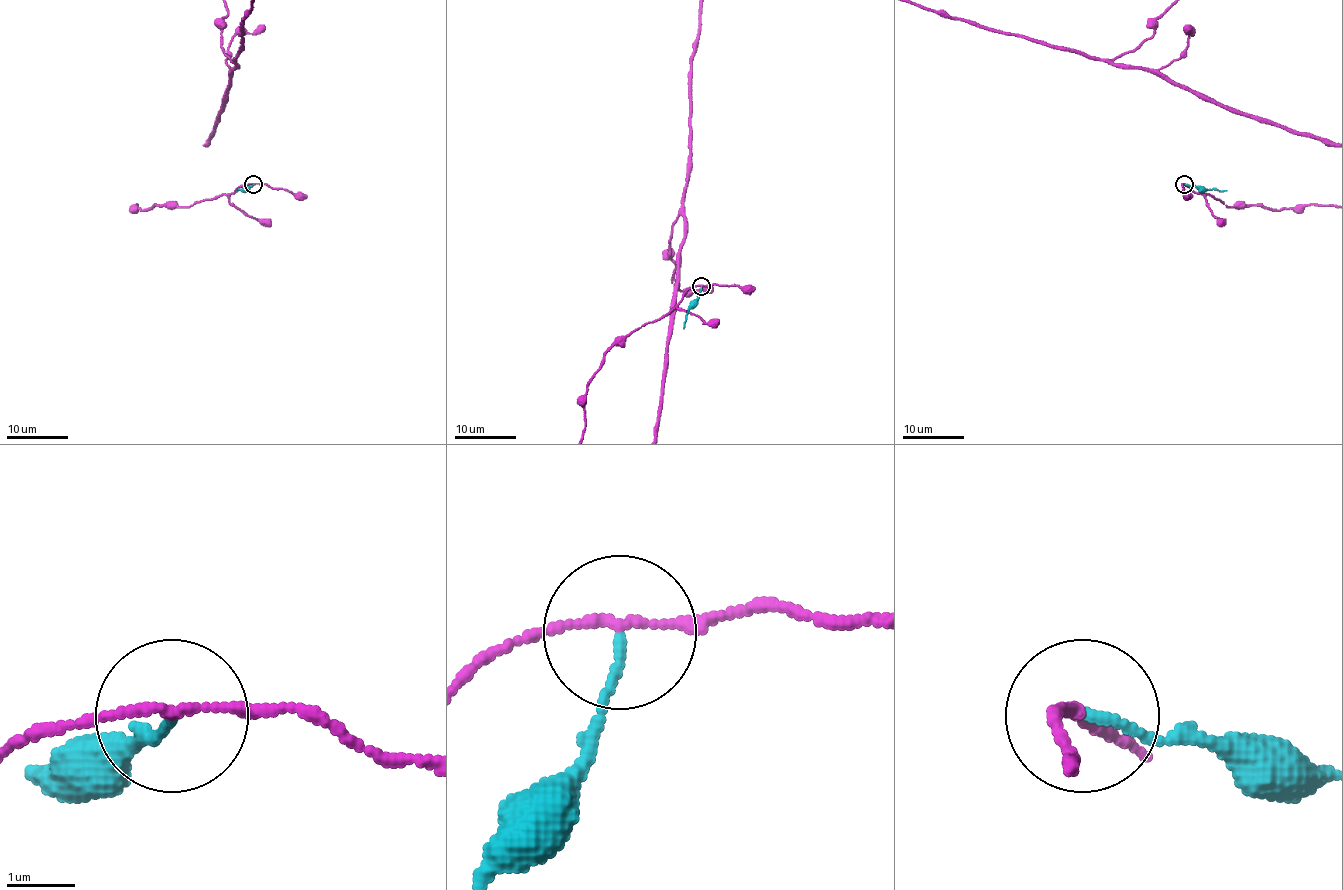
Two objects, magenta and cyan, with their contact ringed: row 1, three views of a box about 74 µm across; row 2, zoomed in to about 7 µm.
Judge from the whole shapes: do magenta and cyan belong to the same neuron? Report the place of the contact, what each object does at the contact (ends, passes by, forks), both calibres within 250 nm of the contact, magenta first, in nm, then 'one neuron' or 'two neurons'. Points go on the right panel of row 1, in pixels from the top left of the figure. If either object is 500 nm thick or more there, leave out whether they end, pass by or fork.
(1184, 184) | magenta passes by | cyan ends | 120/120 nm | two neurons

